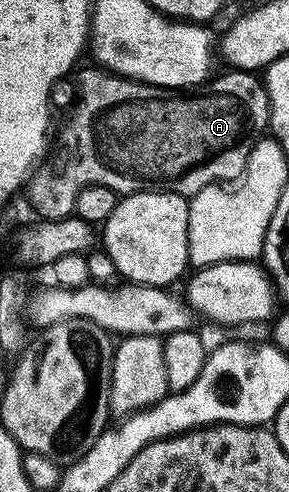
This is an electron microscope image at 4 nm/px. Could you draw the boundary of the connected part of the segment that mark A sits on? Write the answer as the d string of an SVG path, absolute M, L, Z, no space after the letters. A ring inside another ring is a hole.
M228 71L225 77L219 77L191 91L164 89L164 95L156 99L134 97L106 105L98 111L73 112L71 117L76 121L78 133L70 135L78 135L78 139L67 142L66 155L61 159L56 175L48 177L40 173L29 184L30 201L38 217L64 221L75 216L78 199L89 187L106 187L122 197L159 191L191 199L212 185L235 182L248 168L252 149L269 132L272 100L268 98L265 82L255 72ZM82 139L92 141L94 146L87 147L82 144Z

